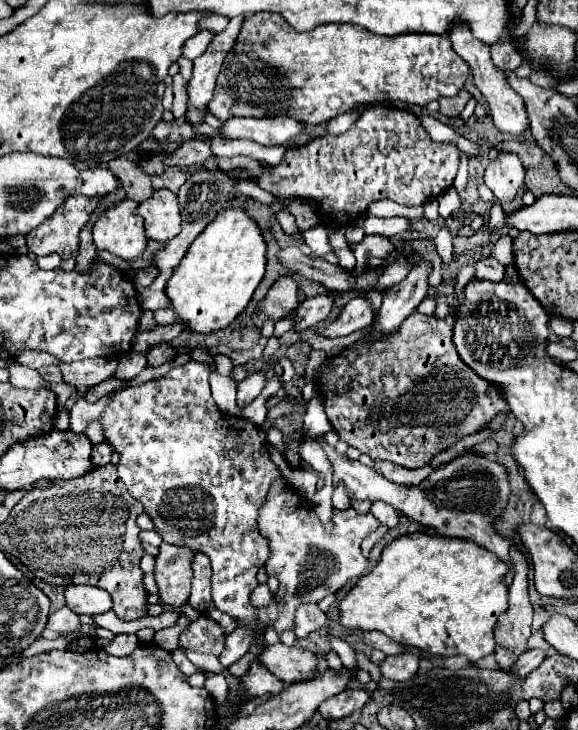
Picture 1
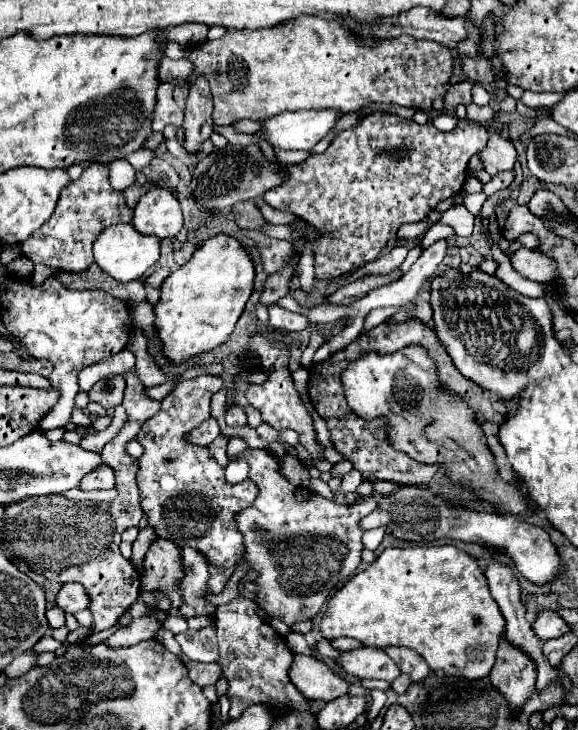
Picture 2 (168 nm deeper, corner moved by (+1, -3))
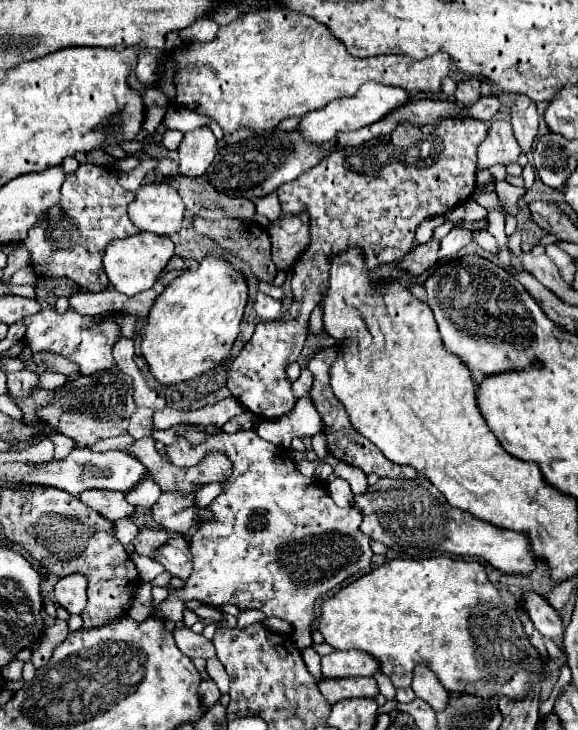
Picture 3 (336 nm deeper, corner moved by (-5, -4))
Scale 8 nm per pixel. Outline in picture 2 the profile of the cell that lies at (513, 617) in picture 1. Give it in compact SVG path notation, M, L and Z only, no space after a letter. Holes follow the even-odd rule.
M502 640L496 654L494 670L490 672L490 684L494 684L494 688L498 688L498 692L506 696L514 712L522 712L526 700L534 694L534 682L534 662L524 656L522 650Z

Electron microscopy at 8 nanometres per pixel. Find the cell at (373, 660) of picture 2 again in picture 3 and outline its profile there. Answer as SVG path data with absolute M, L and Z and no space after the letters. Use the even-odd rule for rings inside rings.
M334 651L322 657L322 675L326 677L372 677L378 671L378 661L364 651Z

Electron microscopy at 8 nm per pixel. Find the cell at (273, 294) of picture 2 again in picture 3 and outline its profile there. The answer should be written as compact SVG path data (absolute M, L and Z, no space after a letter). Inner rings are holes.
M308 213L280 215L268 227L268 235L272 239L274 265L290 273L298 257L310 245L310 217Z

